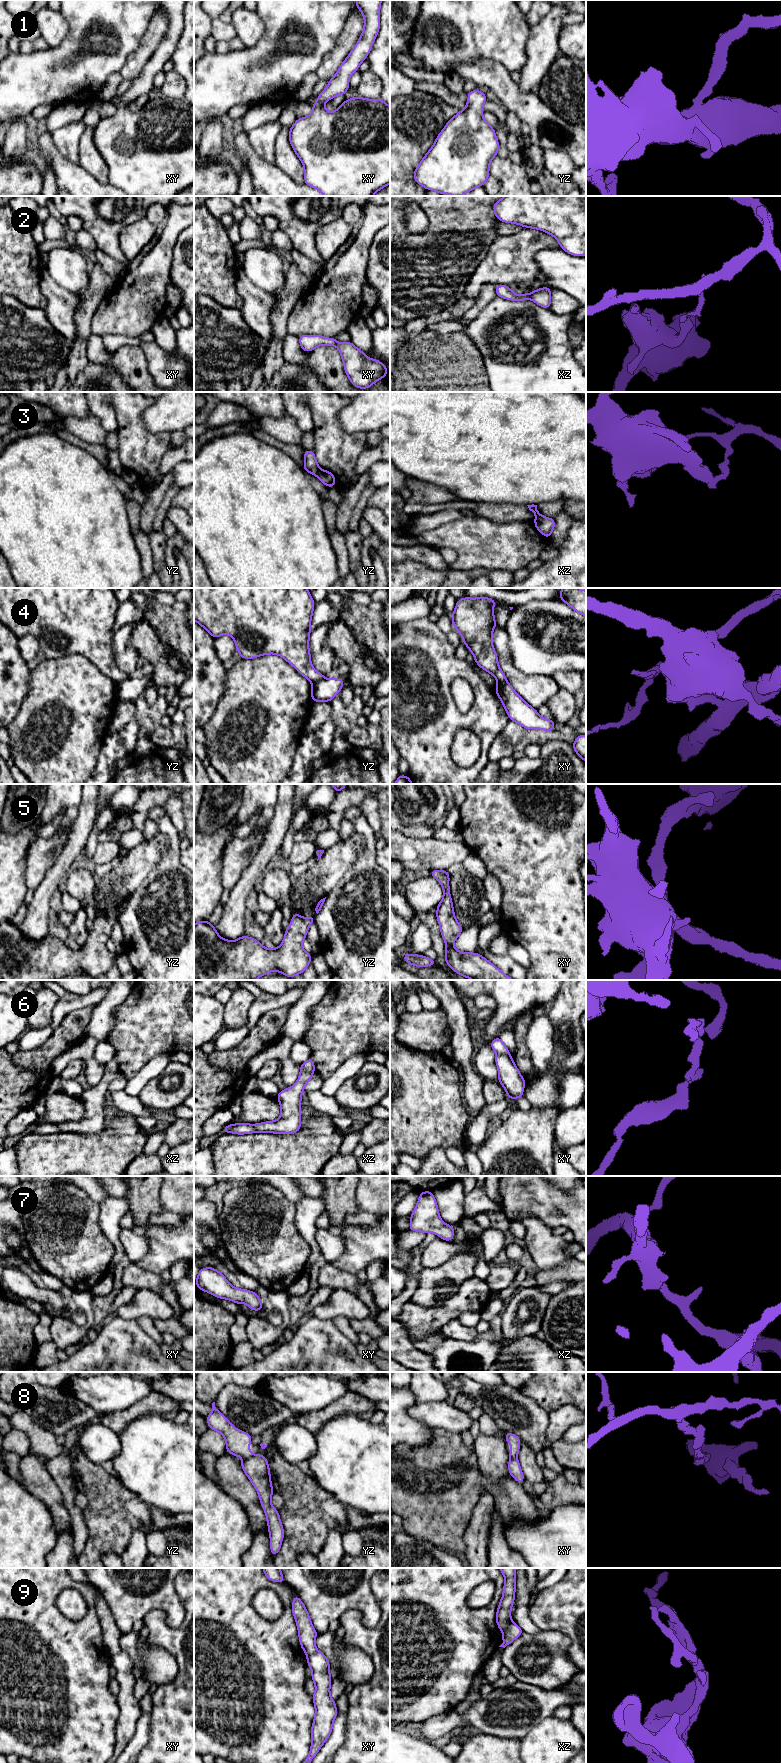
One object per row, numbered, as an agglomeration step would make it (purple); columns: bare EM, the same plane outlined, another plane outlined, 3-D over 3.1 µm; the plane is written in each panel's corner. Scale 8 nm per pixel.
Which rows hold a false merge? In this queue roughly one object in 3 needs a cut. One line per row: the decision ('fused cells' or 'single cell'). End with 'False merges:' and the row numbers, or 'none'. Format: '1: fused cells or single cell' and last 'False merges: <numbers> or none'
1: single cell
2: fused cells
3: fused cells
4: fused cells
5: single cell
6: fused cells
7: single cell
8: fused cells
9: fused cells
False merges: 2, 3, 4, 6, 8, 9

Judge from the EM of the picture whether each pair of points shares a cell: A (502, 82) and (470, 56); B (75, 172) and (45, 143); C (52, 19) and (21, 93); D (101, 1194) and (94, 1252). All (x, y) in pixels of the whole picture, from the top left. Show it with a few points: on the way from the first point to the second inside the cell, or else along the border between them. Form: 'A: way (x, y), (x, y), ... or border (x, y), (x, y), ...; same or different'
A: border (499, 63), (477, 59), (473, 63), (453, 64); different
B: way (66, 169), (49, 152); same
C: border (67, 32), (67, 35), (57, 46), (48, 47); different
D: border (80, 1188), (98, 1204); different

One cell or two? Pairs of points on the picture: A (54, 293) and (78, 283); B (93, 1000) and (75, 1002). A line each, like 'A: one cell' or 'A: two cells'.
A: two cells
B: one cell

